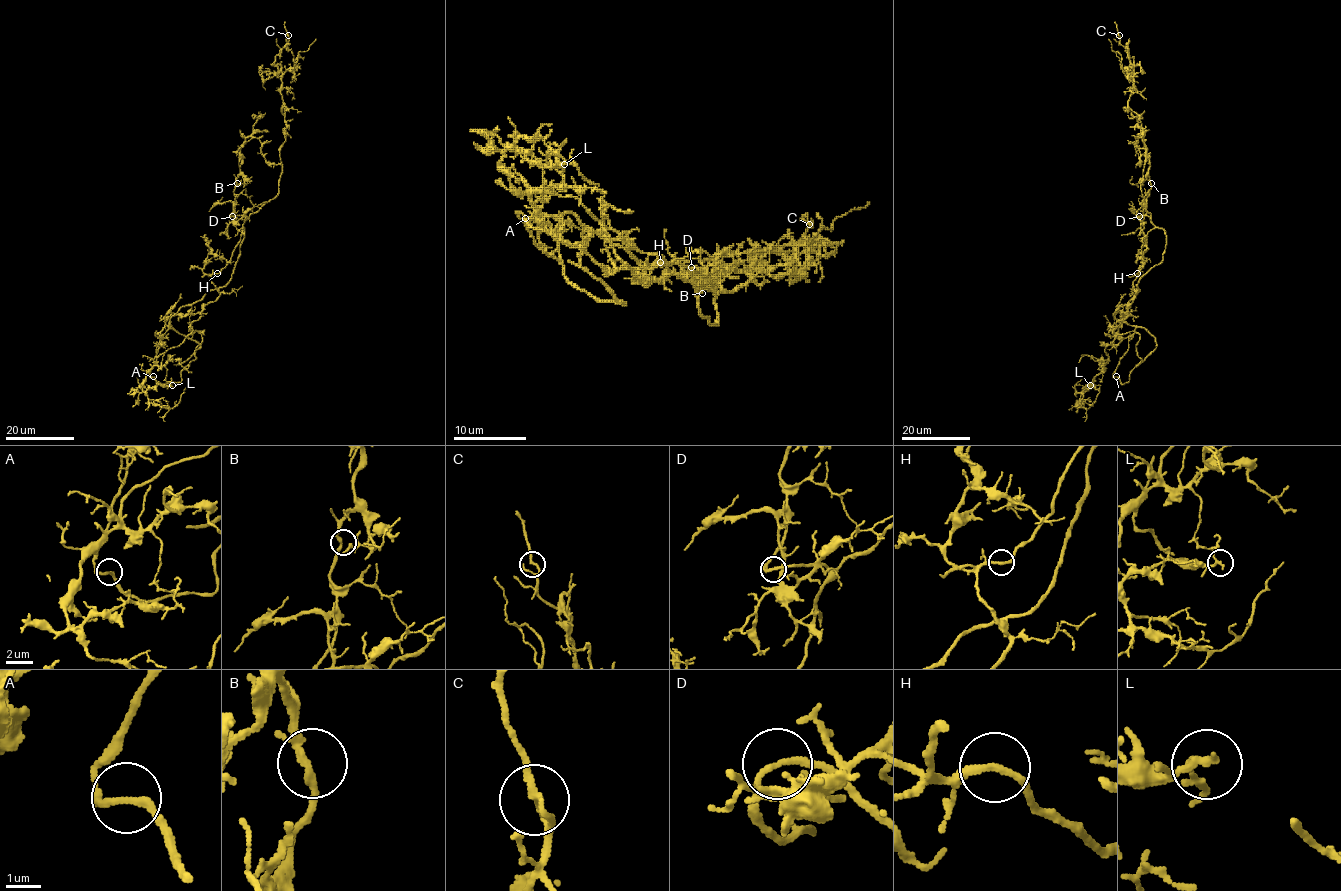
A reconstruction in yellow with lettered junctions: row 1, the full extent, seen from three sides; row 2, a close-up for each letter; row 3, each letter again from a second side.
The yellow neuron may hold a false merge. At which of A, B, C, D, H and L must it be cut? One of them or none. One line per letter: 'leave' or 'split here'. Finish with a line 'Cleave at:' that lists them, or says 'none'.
A: leave
B: leave
C: leave
D: leave
H: leave
L: leave
Cleave at: none

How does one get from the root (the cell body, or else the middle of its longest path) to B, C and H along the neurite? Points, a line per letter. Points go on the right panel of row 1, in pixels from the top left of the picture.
B: (1119, 307), (1140, 290), (1133, 282), (1144, 264), (1143, 238), (1155, 225), (1139, 215), (1146, 213), (1151, 183)
C: (1119, 307), (1140, 290), (1155, 225), (1128, 106), (1140, 66), (1119, 35)
H: (1119, 307), (1140, 290), (1133, 287), (1137, 273)

